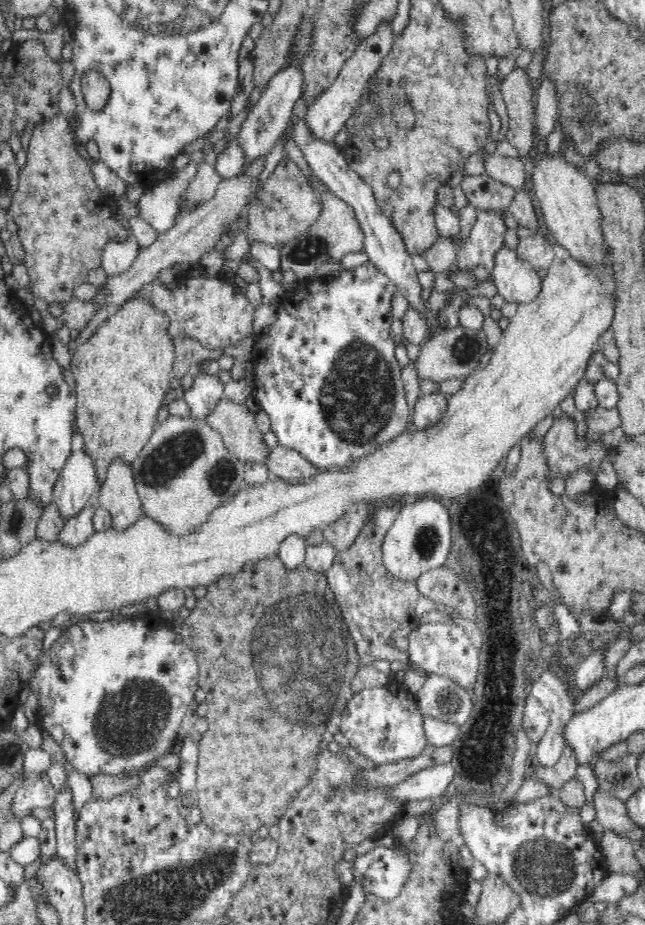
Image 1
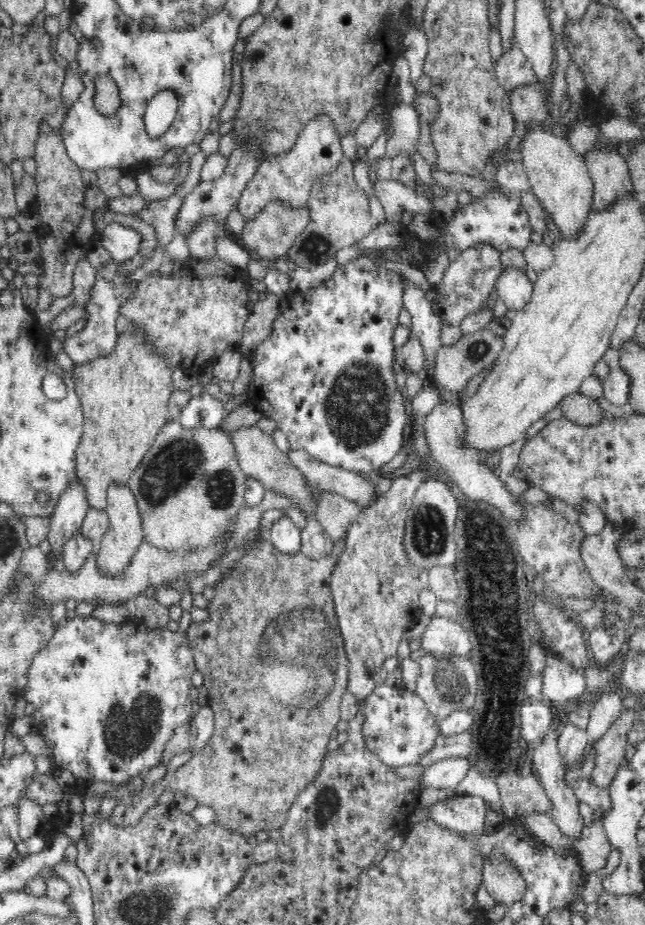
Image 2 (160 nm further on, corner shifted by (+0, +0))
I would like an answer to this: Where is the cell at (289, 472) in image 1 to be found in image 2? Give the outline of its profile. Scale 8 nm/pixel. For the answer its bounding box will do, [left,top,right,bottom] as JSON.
[288,449,375,508]

